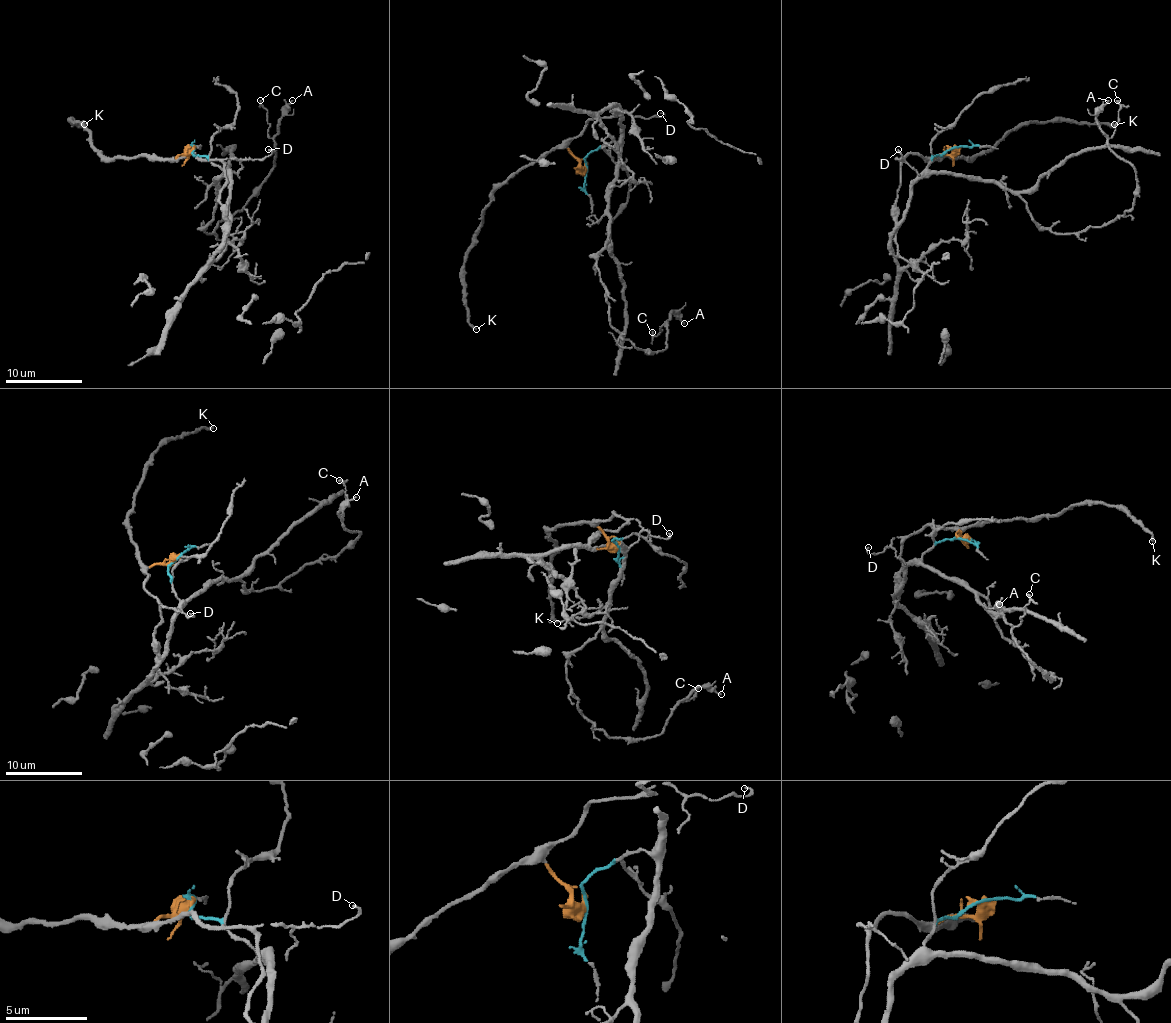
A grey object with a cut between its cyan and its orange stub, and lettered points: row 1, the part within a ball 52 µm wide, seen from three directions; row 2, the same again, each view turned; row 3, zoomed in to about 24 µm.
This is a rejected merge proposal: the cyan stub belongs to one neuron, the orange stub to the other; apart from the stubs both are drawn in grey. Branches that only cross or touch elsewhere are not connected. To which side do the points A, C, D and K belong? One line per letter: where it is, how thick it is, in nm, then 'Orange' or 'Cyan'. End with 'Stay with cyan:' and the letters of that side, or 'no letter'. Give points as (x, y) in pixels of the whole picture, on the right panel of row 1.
A: Place: (1108, 100). Thickness 130 nm. Cyan
C: Place: (1117, 100). Thickness 120 nm. Cyan
D: Place: (898, 149). Thickness 150 nm. Orange
K: Place: (1114, 124). Thickness 240 nm. Orange
Stay with cyan: A, C

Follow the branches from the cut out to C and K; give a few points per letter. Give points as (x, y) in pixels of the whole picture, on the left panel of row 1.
C: (194, 148), (226, 173), (217, 181), (213, 219), (205, 227), (213, 233), (271, 171), (275, 142), (259, 100)
K: (194, 148), (188, 154), (173, 158), (105, 158), (80, 125), (73, 121), (84, 125)

